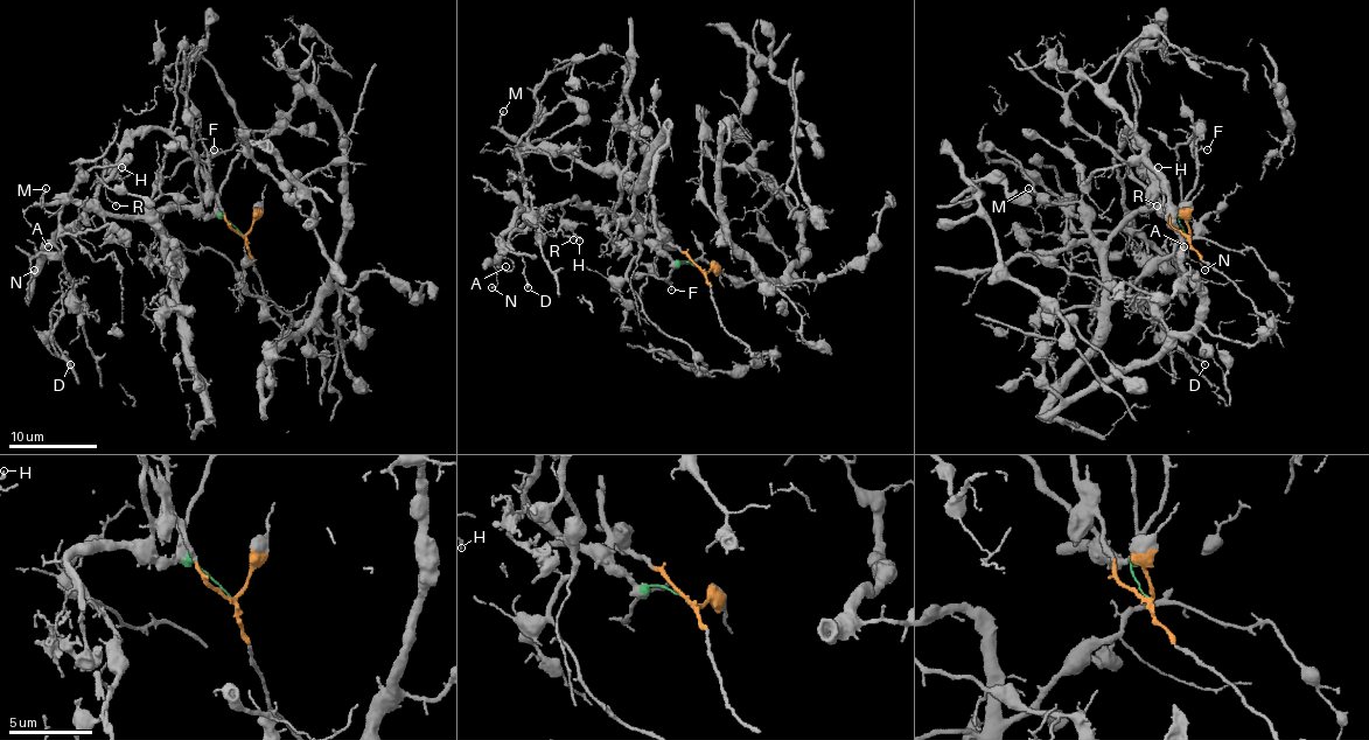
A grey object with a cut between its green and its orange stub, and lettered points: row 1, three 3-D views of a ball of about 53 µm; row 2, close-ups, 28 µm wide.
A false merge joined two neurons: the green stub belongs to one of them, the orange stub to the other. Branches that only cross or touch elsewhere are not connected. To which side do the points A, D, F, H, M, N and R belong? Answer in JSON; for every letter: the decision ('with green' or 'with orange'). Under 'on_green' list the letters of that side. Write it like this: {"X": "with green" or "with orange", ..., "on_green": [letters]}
{"A": "with orange", "D": "with orange", "F": "with green", "H": "with orange", "M": "with green", "N": "with orange", "R": "with orange", "on_green": ["F", "M"]}

